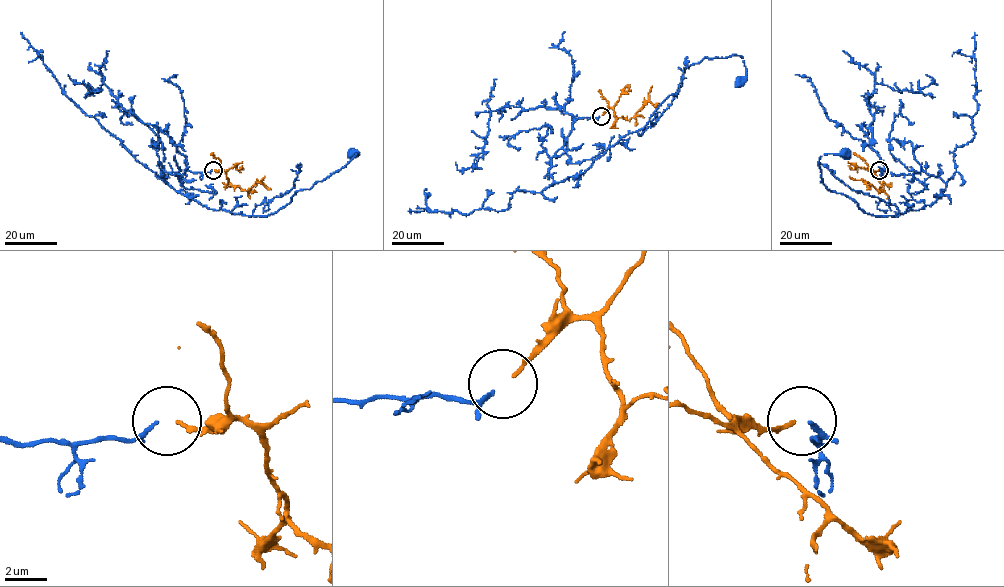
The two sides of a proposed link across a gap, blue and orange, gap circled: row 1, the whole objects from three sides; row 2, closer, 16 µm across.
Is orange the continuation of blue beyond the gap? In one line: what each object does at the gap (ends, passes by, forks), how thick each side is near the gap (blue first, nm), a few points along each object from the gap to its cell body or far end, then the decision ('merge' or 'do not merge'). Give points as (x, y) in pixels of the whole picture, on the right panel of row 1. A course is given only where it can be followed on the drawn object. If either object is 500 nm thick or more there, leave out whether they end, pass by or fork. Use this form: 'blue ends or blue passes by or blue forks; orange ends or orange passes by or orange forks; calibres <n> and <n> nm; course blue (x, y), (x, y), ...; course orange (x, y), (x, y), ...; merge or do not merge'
blue ends; orange ends; calibres 180 and 150 nm; course blue (880, 170), (922, 171), (940, 178), (945, 189), (918, 210), (865, 213), (821, 181), (819, 158), (844, 152); course orange (878, 170), (871, 171), (882, 182), (883, 189), (877, 190), (871, 184), (849, 176); merge

